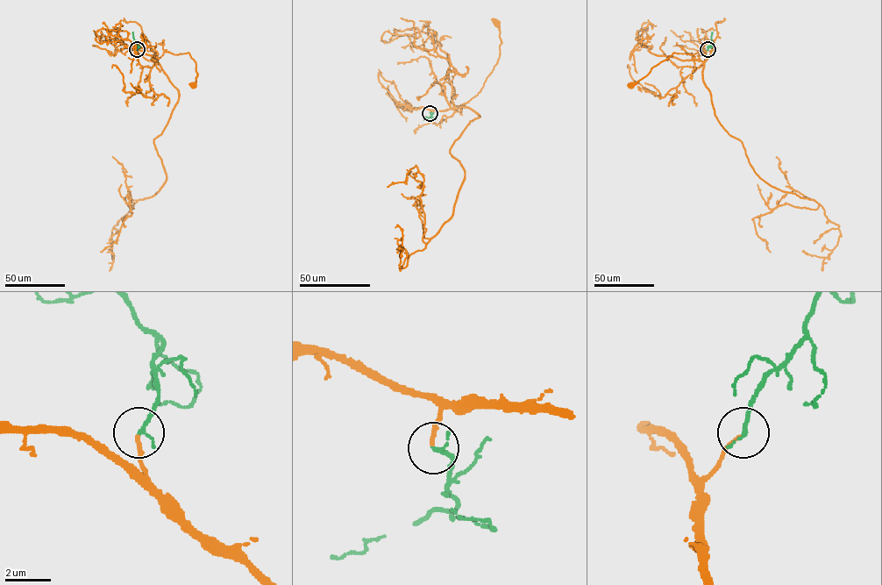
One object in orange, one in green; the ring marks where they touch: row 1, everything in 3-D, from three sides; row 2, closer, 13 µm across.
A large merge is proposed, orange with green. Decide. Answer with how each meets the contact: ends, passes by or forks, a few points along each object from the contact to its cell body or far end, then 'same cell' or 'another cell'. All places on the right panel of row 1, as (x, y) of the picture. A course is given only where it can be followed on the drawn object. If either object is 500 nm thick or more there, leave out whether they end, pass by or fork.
orange ends | green passes by | orange via (707, 50), (704, 62), (707, 55), (700, 52), (693, 54), (673, 53), (631, 84) | green via (707, 49), (712, 32) | same cell

